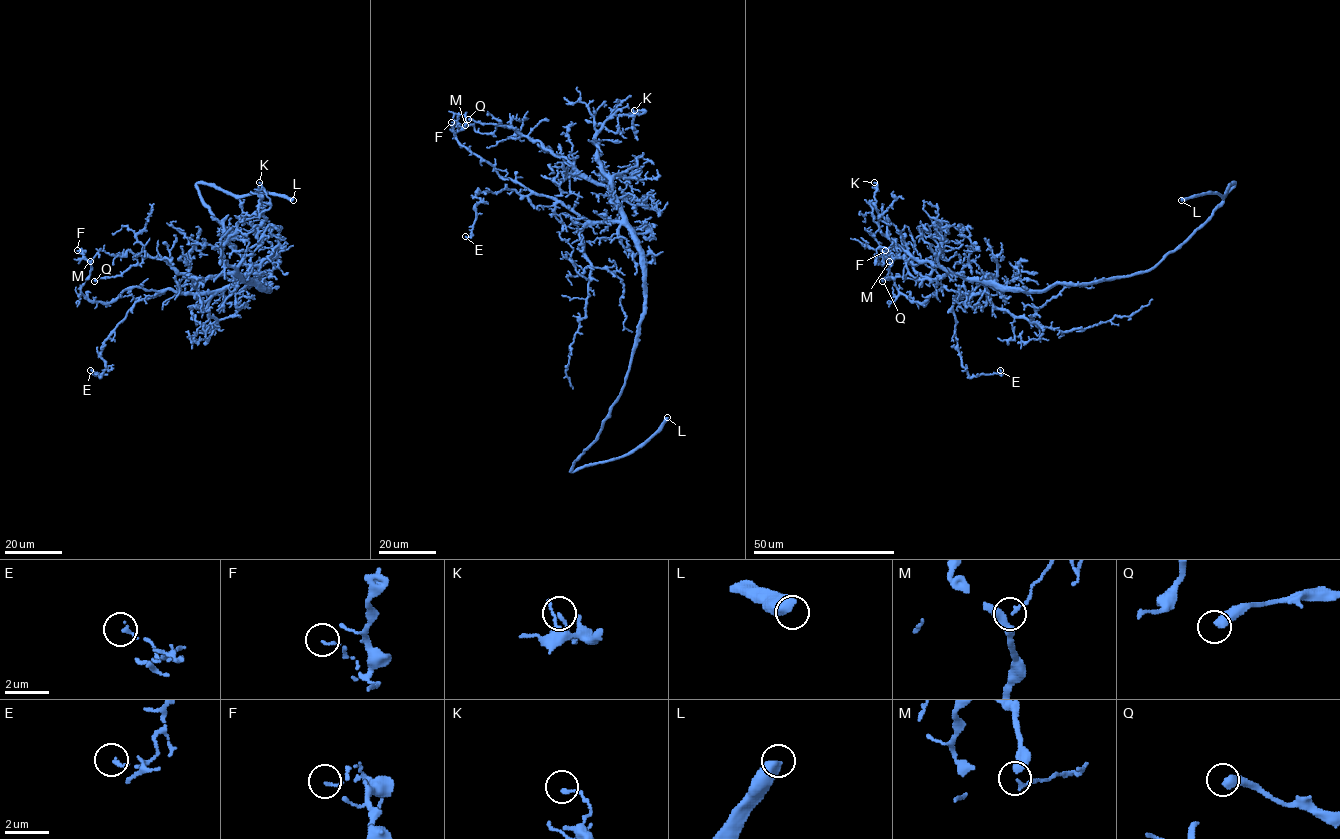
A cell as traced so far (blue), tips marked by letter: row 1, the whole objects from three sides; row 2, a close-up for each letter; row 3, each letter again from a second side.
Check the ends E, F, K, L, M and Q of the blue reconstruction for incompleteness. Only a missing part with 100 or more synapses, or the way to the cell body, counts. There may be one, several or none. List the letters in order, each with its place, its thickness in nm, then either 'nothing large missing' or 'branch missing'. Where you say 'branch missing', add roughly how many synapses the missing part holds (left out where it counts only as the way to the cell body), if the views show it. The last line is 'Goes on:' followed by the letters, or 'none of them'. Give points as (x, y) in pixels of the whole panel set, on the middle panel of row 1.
E: at (465, 236); 150 nm thick; nothing large missing
F: at (451, 122); 100 nm thick; nothing large missing
K: at (634, 110); 150 nm thick; nothing large missing
L: at (667, 417); 550 nm thick; branch missing; about 650 synapses
M: at (465, 125); 140 nm thick; nothing large missing
Q: at (468, 119); 440 nm thick; nothing large missing
Goes on: L

